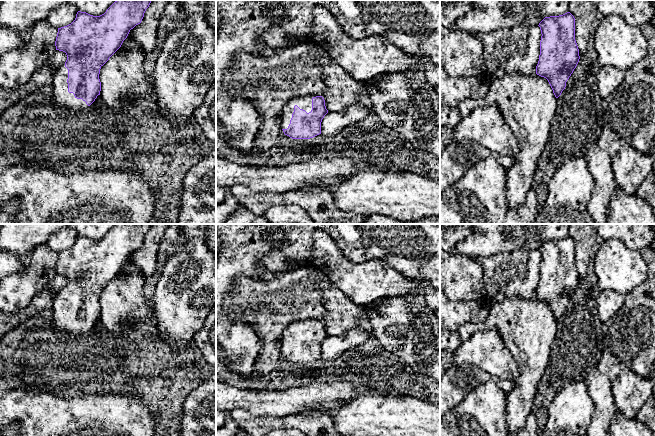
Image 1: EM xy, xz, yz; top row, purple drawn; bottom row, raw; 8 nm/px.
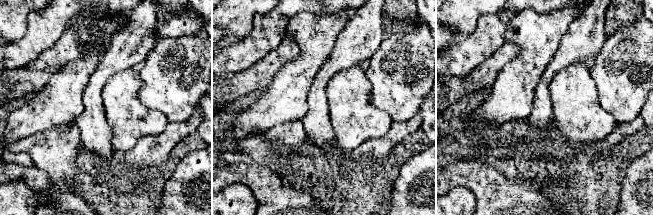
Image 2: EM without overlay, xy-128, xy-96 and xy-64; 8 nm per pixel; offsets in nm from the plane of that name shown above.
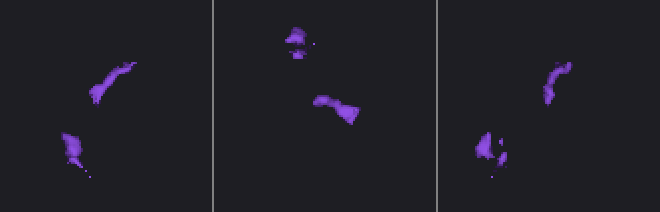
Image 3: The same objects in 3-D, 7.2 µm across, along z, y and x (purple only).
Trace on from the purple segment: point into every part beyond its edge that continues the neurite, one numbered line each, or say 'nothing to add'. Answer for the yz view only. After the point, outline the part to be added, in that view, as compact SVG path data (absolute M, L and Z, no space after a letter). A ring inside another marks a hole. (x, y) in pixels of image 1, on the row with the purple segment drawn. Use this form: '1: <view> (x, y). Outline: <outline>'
nothing to add

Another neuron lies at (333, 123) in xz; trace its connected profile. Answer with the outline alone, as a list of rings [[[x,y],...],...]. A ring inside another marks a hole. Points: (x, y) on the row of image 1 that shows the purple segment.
[[[360,101],[340,112],[328,112],[321,122],[321,134],[333,137],[341,133],[345,128],[359,123],[370,112],[367,101]]]

